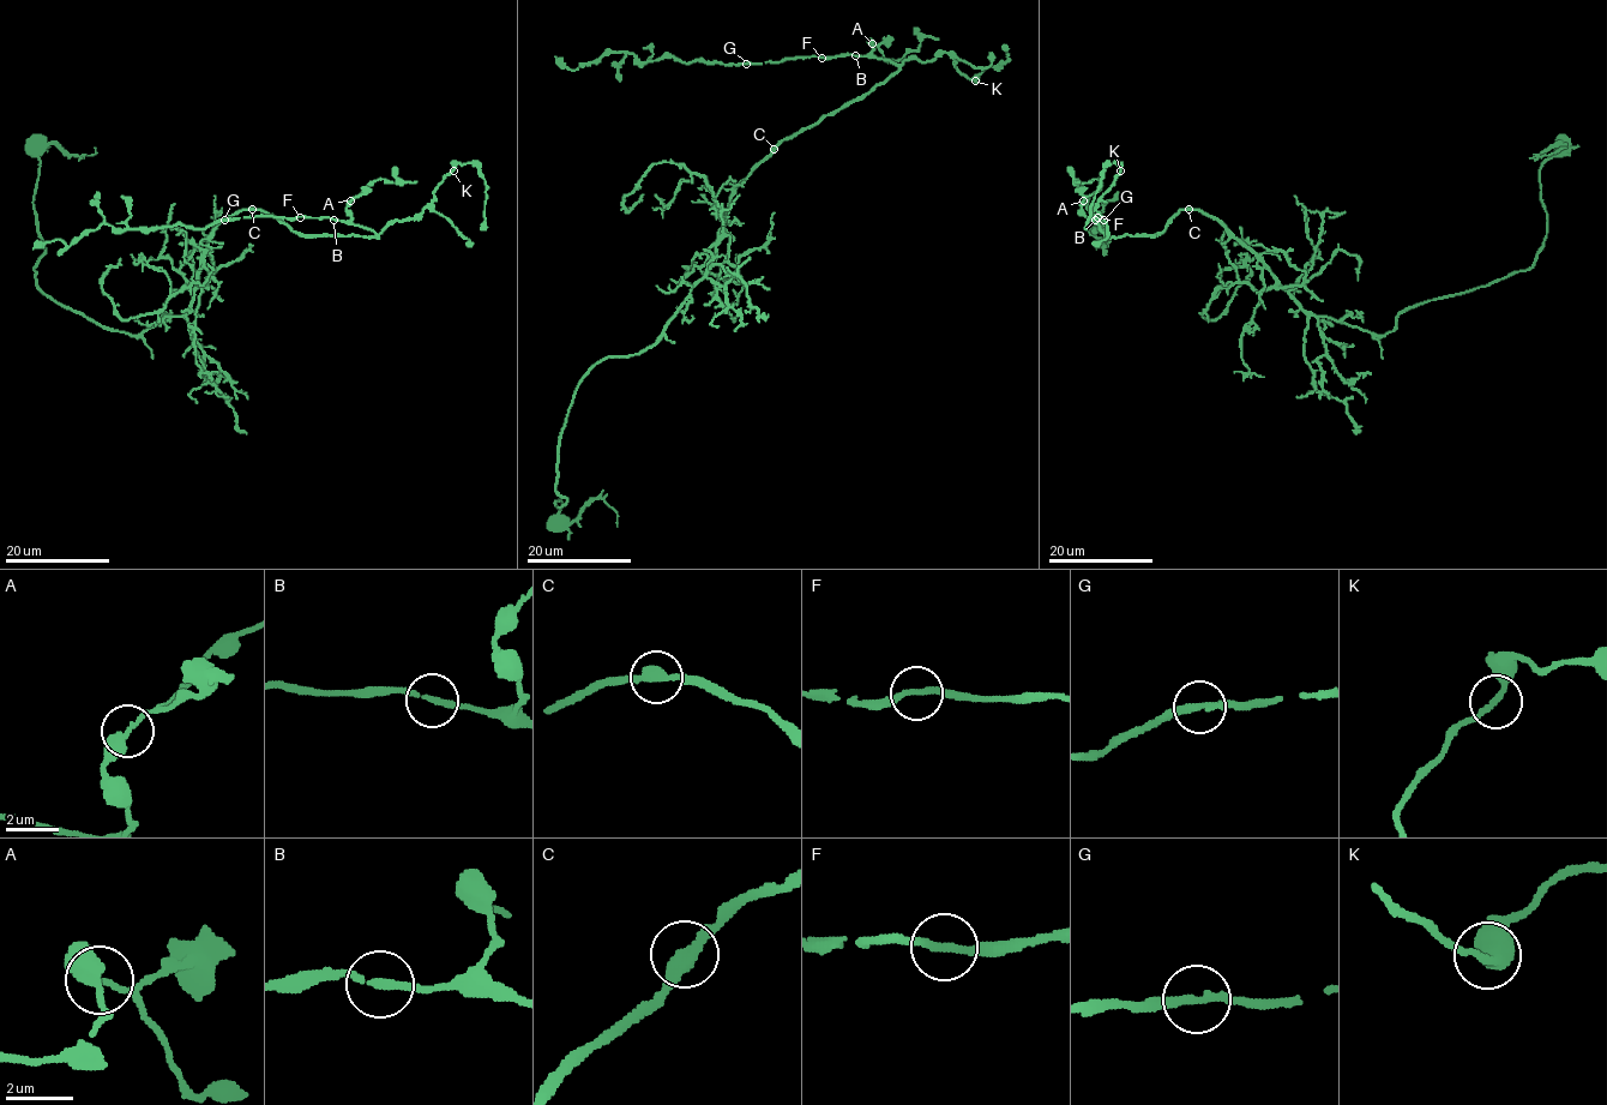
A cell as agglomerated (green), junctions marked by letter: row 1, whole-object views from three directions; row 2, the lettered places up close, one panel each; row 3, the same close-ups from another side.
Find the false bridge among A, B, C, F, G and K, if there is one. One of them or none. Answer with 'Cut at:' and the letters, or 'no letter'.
Cut at: no letter

